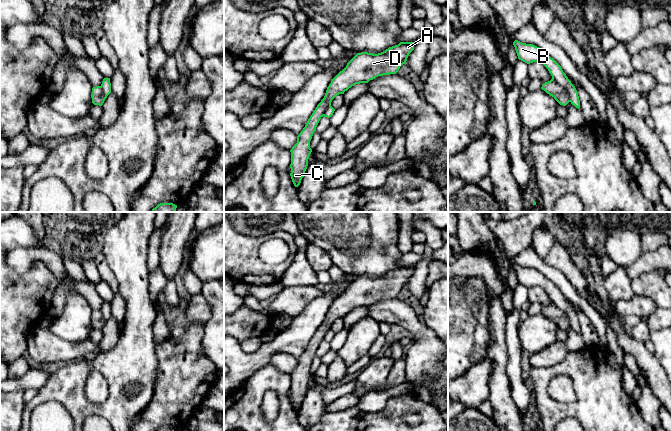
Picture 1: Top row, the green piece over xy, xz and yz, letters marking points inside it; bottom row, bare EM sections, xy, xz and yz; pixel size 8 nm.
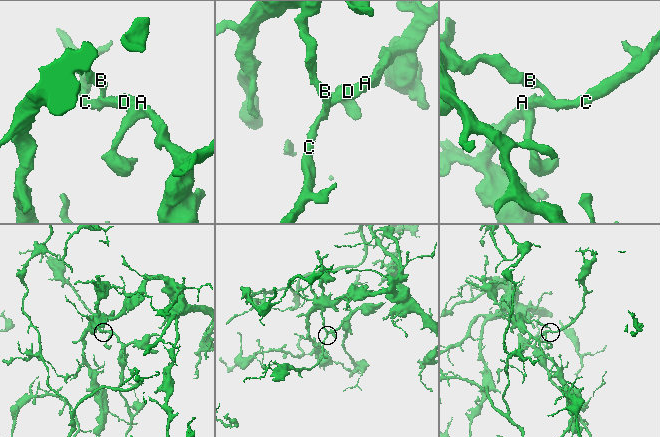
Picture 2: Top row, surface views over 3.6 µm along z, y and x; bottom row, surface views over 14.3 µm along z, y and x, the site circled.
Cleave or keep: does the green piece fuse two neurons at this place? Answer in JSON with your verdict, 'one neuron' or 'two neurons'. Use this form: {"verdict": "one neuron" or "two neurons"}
{"verdict": "two neurons"}

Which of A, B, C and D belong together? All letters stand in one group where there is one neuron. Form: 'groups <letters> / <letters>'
groups A C D / B

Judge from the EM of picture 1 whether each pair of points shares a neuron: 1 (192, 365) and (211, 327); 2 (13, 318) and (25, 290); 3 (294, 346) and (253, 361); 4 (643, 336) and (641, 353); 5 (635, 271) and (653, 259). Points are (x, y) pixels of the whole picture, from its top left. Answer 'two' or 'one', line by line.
1: two
2: one
3: one
4: two
5: one

